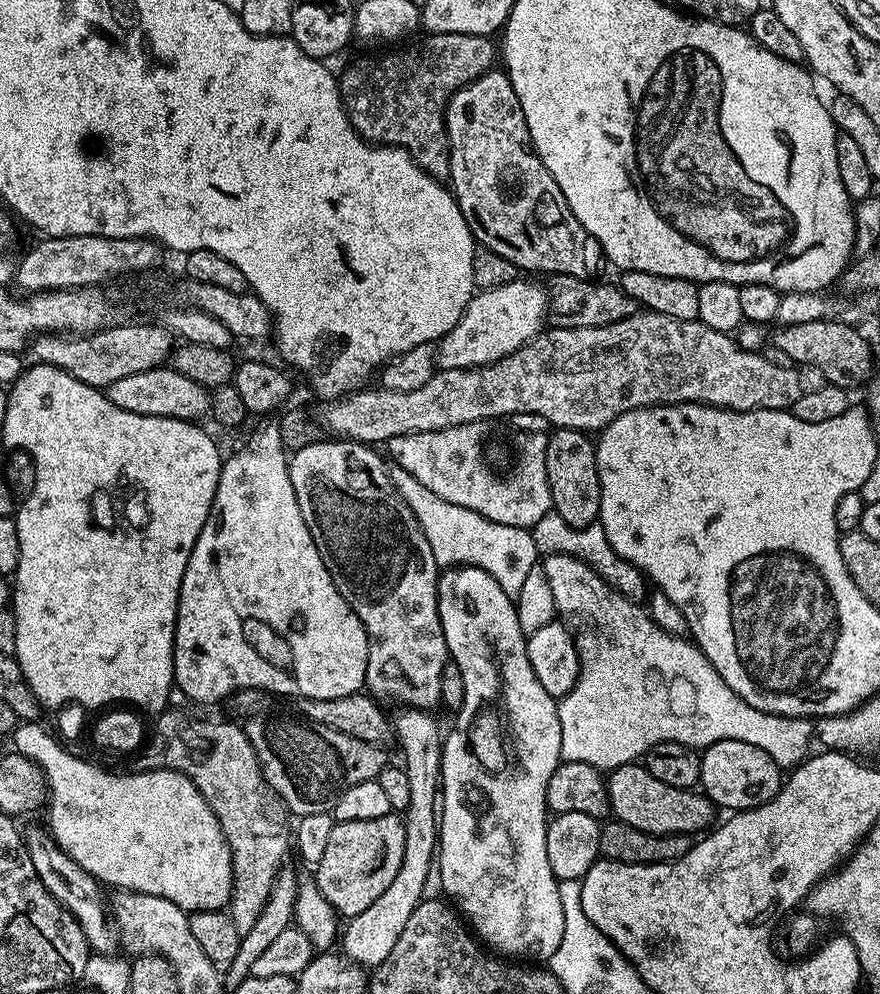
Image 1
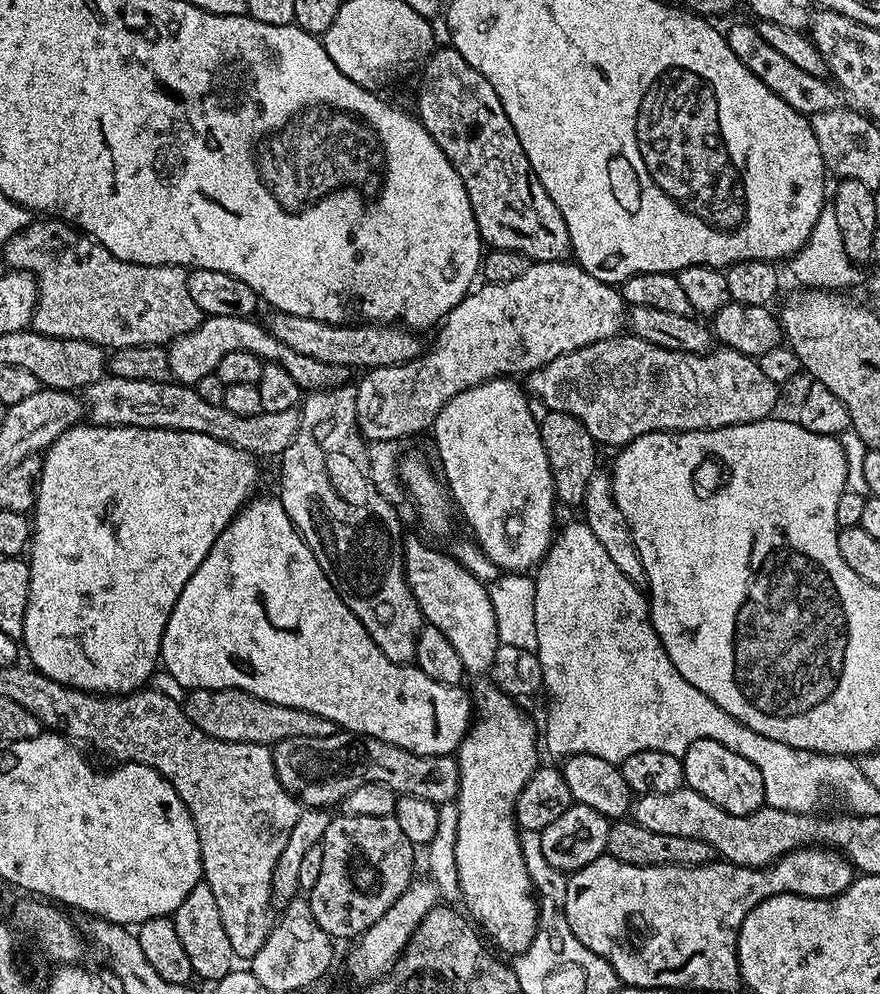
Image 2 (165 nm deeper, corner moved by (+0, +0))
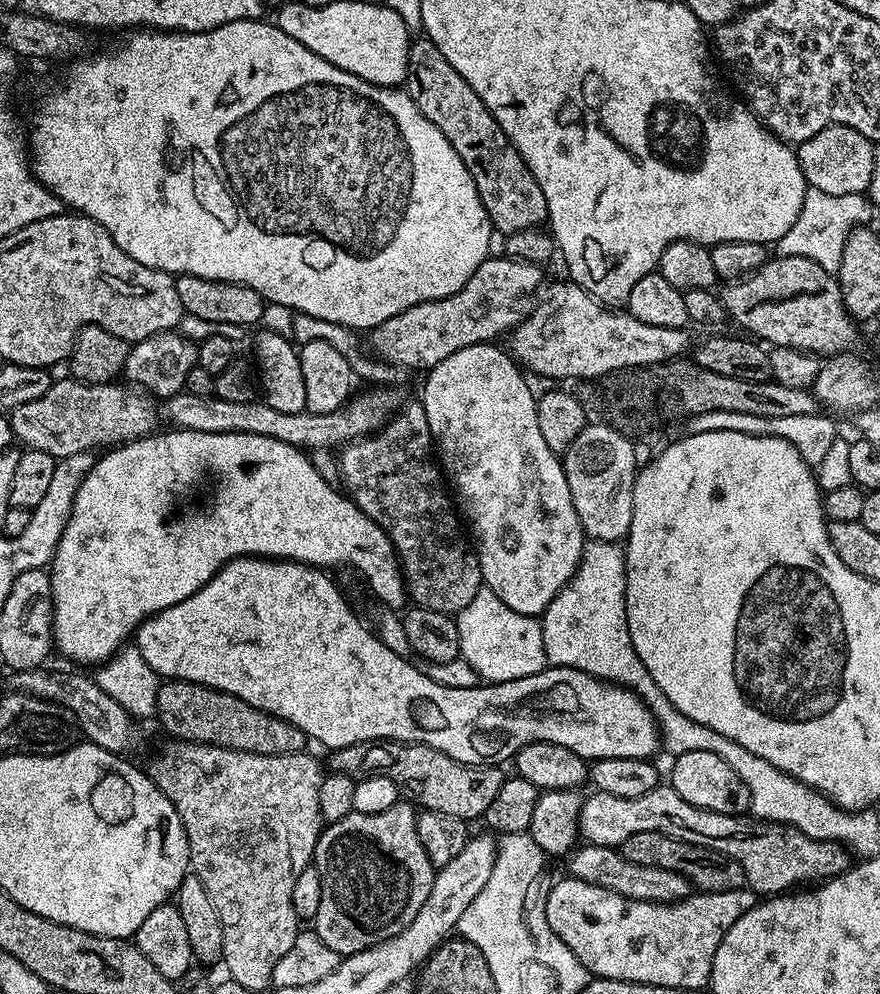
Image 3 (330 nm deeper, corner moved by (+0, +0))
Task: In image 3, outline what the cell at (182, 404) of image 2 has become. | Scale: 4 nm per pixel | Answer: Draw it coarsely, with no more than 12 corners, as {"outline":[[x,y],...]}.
{"outline":[[57,379],[10,412],[57,458],[138,440],[157,401],[120,382]]}

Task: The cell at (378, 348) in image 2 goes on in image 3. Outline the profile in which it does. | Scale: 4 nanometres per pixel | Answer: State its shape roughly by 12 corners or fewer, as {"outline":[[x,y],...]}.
{"outline":[[492,254],[470,282],[371,329],[371,351],[427,370],[532,311],[541,265]]}

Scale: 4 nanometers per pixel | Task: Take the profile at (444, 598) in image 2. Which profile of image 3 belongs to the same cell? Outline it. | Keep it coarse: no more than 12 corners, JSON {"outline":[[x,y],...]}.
{"outline":[[249,432],[105,451],[52,556],[52,643],[99,666],[240,556],[357,568],[392,539]]}

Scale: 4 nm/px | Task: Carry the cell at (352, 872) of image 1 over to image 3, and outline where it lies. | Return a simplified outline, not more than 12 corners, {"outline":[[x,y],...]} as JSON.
{"outline":[[417,809],[352,811],[316,843],[314,931],[353,956],[414,922],[436,868]]}

